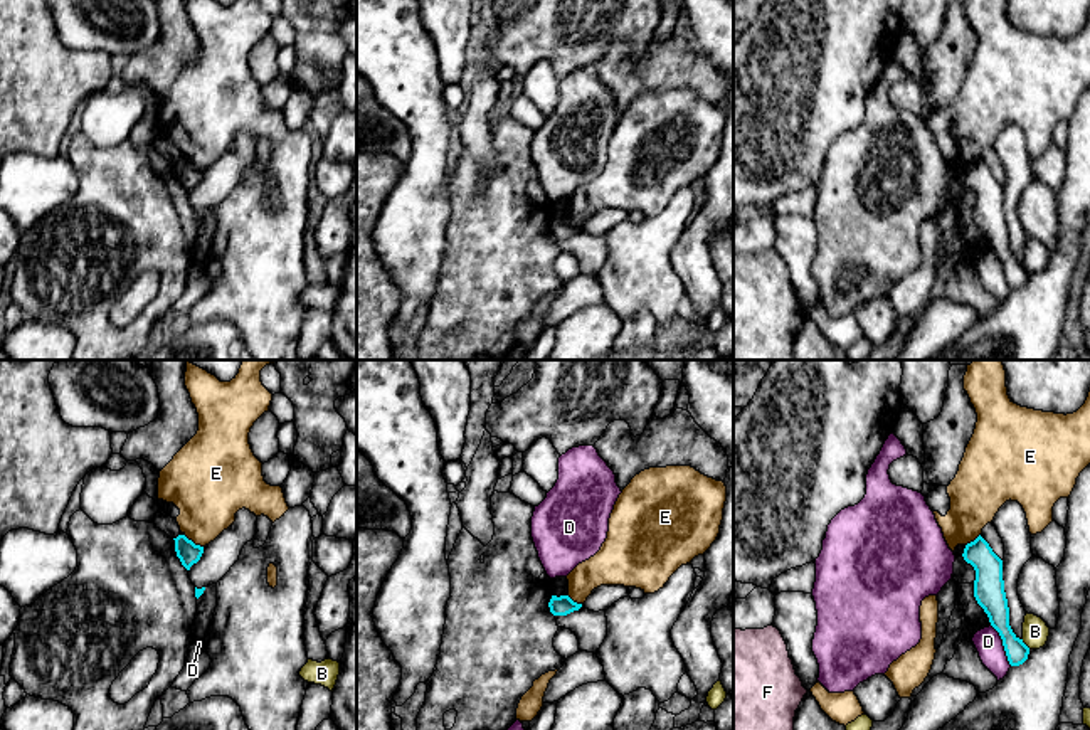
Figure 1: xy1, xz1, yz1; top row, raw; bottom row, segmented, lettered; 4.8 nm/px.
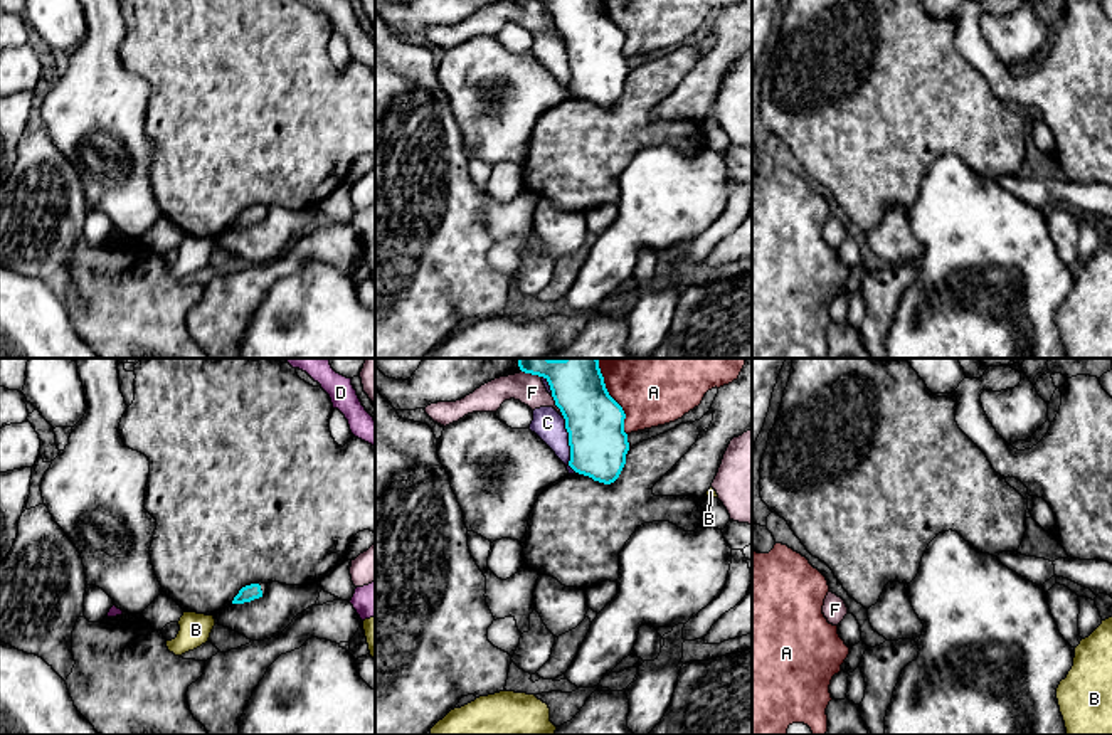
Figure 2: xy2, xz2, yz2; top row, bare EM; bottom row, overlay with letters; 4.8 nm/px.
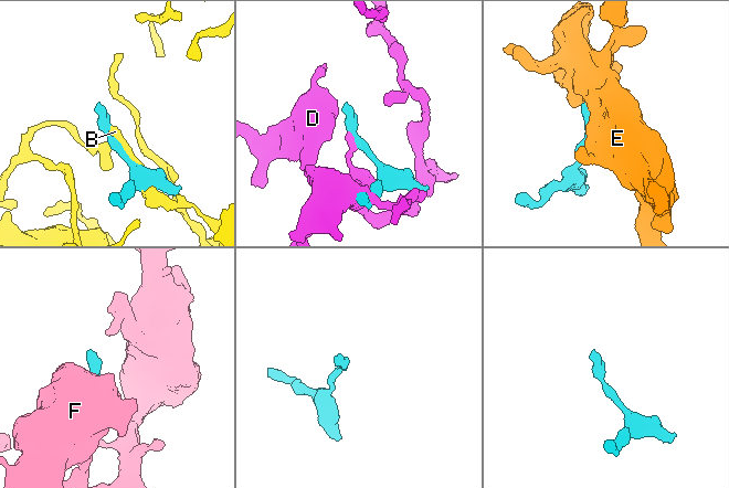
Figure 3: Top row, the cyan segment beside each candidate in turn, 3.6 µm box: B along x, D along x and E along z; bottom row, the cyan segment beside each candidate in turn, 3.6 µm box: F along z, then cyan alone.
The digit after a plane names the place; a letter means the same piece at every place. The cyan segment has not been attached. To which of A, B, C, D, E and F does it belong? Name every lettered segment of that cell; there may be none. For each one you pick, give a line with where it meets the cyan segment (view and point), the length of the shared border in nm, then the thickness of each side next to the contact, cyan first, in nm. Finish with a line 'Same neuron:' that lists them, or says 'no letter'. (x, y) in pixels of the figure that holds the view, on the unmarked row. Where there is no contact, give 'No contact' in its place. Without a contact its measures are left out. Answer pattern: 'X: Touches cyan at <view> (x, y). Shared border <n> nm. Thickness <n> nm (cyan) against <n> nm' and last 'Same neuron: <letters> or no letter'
Same neuron: no letter

